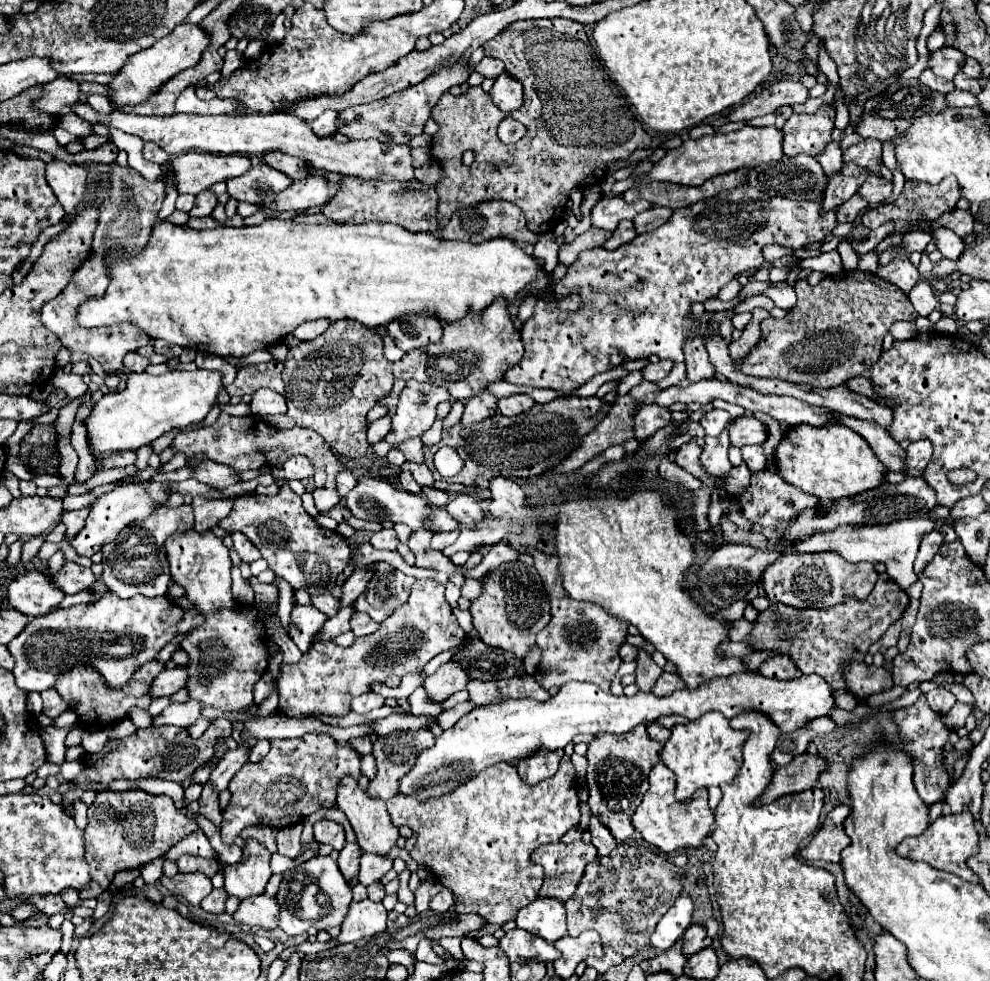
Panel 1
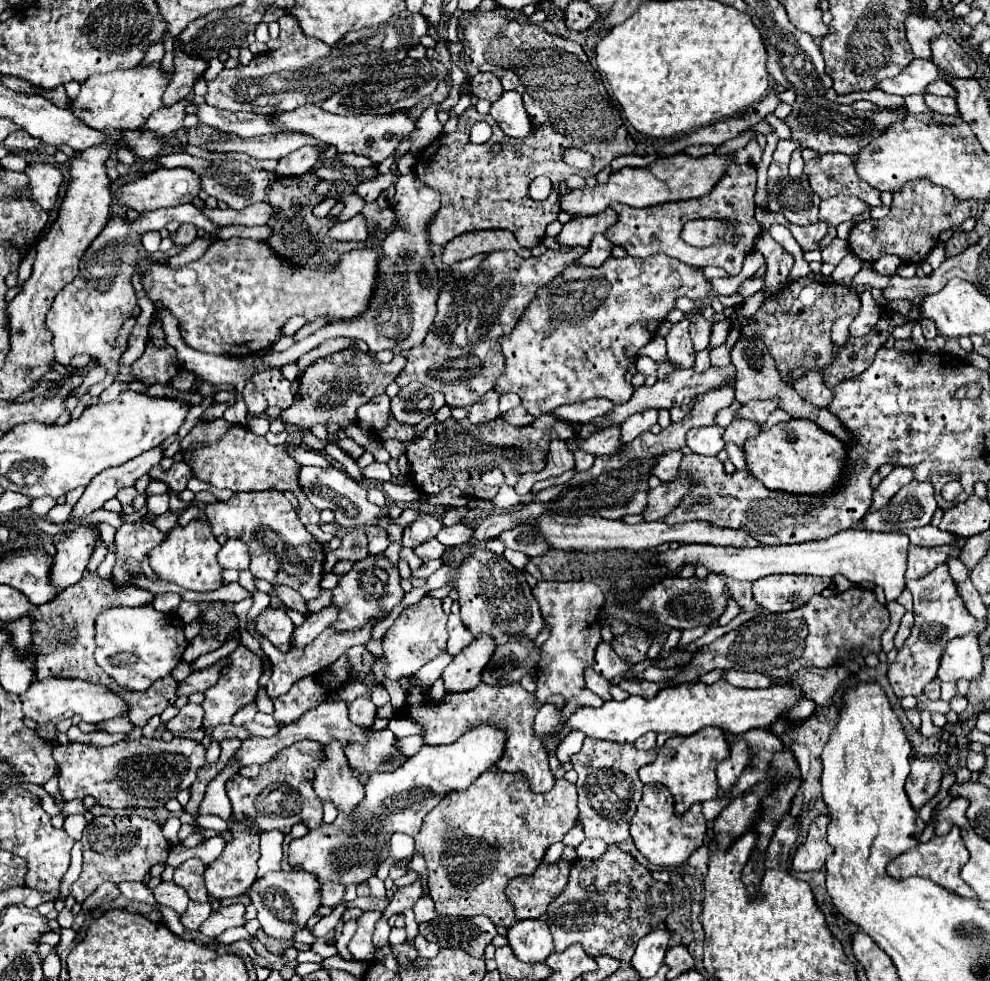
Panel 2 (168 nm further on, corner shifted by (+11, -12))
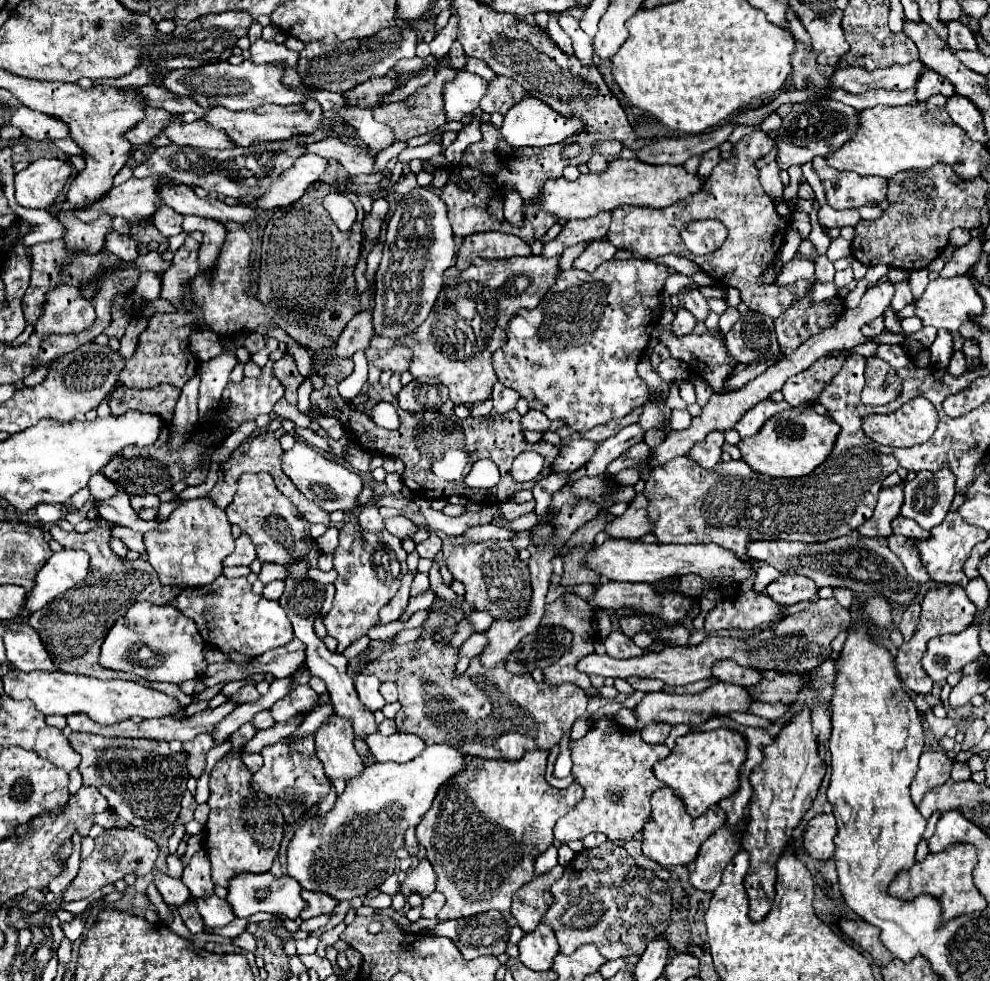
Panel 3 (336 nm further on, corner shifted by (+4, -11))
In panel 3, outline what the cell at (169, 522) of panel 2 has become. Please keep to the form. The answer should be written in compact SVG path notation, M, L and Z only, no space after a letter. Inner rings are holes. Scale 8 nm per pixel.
M244 473L238 479L238 491L234 501L226 507L228 521L238 525L242 533L250 535L252 543L256 545L258 559L262 563L276 563L276 565L294 565L294 561L306 561L306 565L316 567L320 551L314 543L314 549L306 549L306 537L310 537L310 523L298 515L292 501L278 493L274 479L270 473Z

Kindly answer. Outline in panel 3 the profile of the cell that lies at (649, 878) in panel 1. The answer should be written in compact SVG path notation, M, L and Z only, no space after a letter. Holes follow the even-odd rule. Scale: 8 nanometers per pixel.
M612 841L580 851L570 865L566 865L564 877L552 885L552 893L554 903L546 911L544 923L554 929L560 943L560 953L564 955L570 955L584 943L594 943L606 959L640 955L654 937L660 937L666 931L672 915L672 889L668 883L656 877L654 871L638 867L626 849L614 845Z

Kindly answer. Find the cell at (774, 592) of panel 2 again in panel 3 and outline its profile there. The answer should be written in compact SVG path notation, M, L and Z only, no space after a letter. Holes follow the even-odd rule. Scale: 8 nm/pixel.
M782 575L766 587L766 593L778 605L794 605L800 601L810 601L818 595L818 587L808 577L800 575Z

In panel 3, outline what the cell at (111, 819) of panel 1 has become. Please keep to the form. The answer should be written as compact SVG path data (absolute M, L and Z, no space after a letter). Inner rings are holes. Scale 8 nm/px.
M118 827L106 829L94 839L94 843L96 843L96 849L88 859L82 861L76 879L66 889L66 895L64 895L66 901L86 899L98 889L102 889L104 885L110 885L128 873L136 873L136 877L144 877L152 871L154 861L158 857L158 845L136 829L118 829Z

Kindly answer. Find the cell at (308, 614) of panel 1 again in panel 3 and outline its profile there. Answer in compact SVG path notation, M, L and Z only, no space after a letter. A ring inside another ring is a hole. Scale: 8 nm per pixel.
M220 575L212 585L204 589L184 589L176 597L176 607L198 625L206 643L222 651L238 651L248 657L258 657L264 651L282 647L294 639L290 619L278 601L268 601L262 595L254 595L246 577L228 579ZM204 591L216 591L214 597L204 597Z

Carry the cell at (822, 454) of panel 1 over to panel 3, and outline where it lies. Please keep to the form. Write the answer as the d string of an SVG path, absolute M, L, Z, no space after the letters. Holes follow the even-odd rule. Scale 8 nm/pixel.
M812 407L806 411L792 409L770 417L760 433L742 439L738 449L742 451L742 459L750 465L752 471L764 473L768 477L798 479L810 475L818 465L822 465L822 461L826 461L830 449L834 449L838 429L840 425L836 421L826 415L818 415Z

